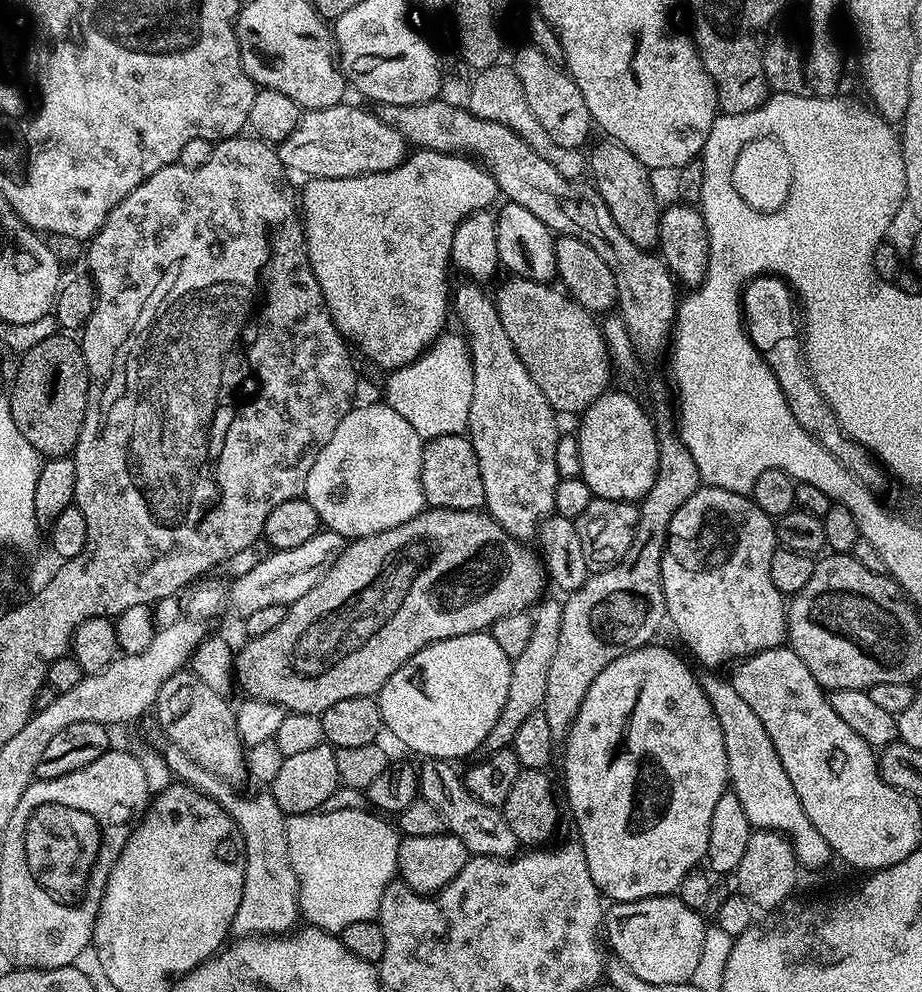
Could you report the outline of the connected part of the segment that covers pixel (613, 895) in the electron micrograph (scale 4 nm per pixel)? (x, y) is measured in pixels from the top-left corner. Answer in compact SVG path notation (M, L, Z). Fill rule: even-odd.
M659 642L645 644L642 648L635 648L626 654L622 654L622 658L614 658L614 662L610 662L610 666L606 666L606 670L602 670L602 674L598 674L598 678L594 678L594 682L590 686L590 690L586 690L586 698L582 702L582 706L578 710L578 714L572 723L572 729L568 732L564 744L564 792L568 795L568 804L572 807L572 816L576 819L576 828L580 831L578 837L579 843L586 854L586 862L590 866L590 878L594 878L596 889L600 892L601 897L607 898L609 901L621 904L622 902L634 902L642 898L654 898L655 896L671 896L677 890L676 887L687 878L692 872L692 867L696 863L703 861L708 854L708 843L710 842L710 817L714 814L714 806L718 802L718 798L722 798L722 794L729 787L728 778L728 759L726 758L726 742L722 742L722 726L718 726L718 718L712 709L712 703L706 698L706 694L702 690L699 679L696 674L692 674L691 670L679 660L672 652L664 652L664 648Z

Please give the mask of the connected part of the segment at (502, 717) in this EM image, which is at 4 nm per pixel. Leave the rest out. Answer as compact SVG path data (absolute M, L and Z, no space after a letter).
M550 596L533 605L530 612L530 638L526 642L525 649L518 656L513 657L506 702L502 713L498 716L498 721L495 722L494 728L490 730L484 743L489 751L509 747L519 726L522 726L522 720L543 707L546 683L550 676L550 665L558 648L562 608L563 603L559 599L550 598Z

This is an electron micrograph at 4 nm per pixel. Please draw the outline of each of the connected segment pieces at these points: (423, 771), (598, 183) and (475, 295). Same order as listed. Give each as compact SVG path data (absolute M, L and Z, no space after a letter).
M447 760L423 761L418 768L419 799L430 802L438 814L442 814L444 827L453 836L467 846L472 856L494 856L511 858L517 855L521 847L520 839L510 830L510 822L506 822L503 811L495 804L487 804L474 798L465 787L461 773L455 772L453 765Z
M603 142L590 152L590 177L596 193L602 198L606 210L610 210L610 218L618 222L618 230L634 242L634 246L655 249L660 242L661 205L656 205L656 192L652 189L650 169L630 150L615 142Z
M462 280L457 287L453 287L450 298L452 301L453 313L462 318L464 326L463 333L469 343L469 352L472 358L472 392L471 402L468 407L468 426L466 429L467 435L471 444L474 446L475 457L478 458L478 466L482 475L482 486L484 494L485 509L488 514L499 522L501 527L506 530L512 537L521 542L528 542L537 535L540 523L551 515L554 510L554 490L560 477L557 474L557 467L554 461L554 452L557 450L557 442L560 437L560 430L556 428L556 420L558 420L556 413L553 411L549 402L546 401L546 396L542 394L542 390L538 389L538 384L531 378L529 371L526 370L525 364L521 362L520 355L513 348L513 343L510 342L509 335L506 334L505 327L502 326L501 319L498 318L498 312L495 303L491 297L486 296L483 288L477 281Z

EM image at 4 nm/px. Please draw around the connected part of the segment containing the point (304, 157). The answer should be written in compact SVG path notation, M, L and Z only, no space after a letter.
M341 102L332 107L309 109L299 120L298 126L291 132L290 137L277 145L280 163L285 169L298 172L304 178L346 178L365 176L370 173L385 173L386 170L396 169L408 155L408 143L404 136L398 134L388 123L382 122L377 113L372 113L358 107Z

